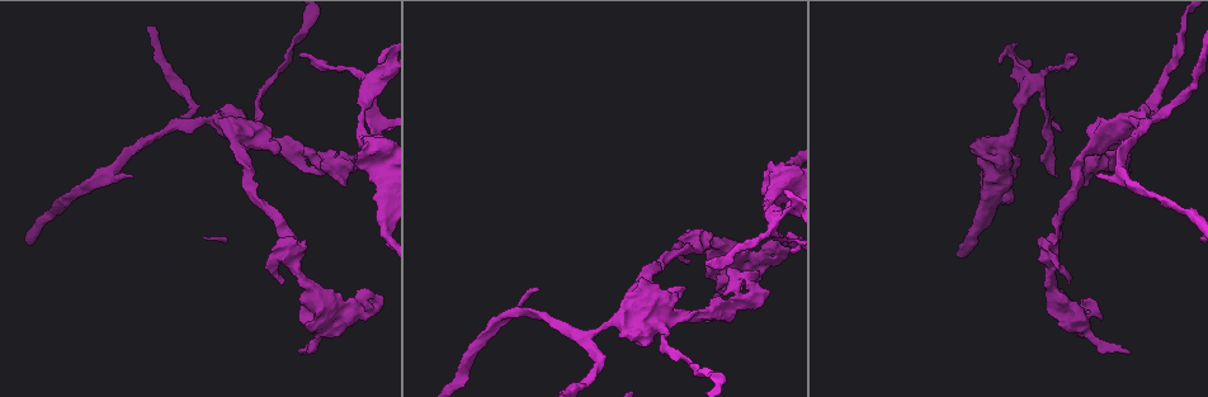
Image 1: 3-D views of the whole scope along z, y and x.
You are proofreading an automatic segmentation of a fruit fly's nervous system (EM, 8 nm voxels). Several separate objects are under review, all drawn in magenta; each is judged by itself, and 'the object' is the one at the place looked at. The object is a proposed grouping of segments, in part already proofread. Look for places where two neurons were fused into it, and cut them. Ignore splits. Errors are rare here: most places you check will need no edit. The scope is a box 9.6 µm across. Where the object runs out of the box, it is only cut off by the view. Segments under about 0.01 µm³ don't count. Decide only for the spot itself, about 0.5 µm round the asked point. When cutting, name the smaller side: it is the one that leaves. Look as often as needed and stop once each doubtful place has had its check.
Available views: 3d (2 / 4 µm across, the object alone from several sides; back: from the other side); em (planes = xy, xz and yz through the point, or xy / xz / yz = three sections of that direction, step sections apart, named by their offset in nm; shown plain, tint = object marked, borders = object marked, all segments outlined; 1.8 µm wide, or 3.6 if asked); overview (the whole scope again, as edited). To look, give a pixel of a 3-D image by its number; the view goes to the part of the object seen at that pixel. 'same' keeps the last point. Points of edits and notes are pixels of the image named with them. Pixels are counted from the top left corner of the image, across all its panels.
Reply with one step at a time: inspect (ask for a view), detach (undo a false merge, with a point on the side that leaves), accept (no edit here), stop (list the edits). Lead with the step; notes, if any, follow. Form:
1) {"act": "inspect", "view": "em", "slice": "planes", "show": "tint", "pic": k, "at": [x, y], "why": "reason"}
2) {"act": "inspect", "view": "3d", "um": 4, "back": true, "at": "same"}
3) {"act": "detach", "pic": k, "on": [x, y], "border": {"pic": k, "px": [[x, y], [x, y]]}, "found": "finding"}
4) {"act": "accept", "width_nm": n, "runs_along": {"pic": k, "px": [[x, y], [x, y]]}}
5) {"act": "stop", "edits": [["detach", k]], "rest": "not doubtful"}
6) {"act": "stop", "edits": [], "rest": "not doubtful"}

{"act": "inspect", "view": "3d", "um": 4, "pic": 1, "at": [231, 129], "why": "arms run side by side"}

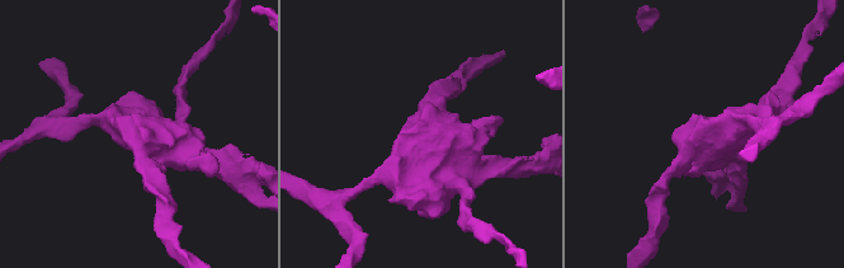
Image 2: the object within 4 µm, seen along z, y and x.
{"act": "inspect", "view": "em", "um": 3.6, "slice": "yz", "step": 4, "show": "tint", "pic": 2, "at": [135, 131], "why": "shape alone is not enough"}

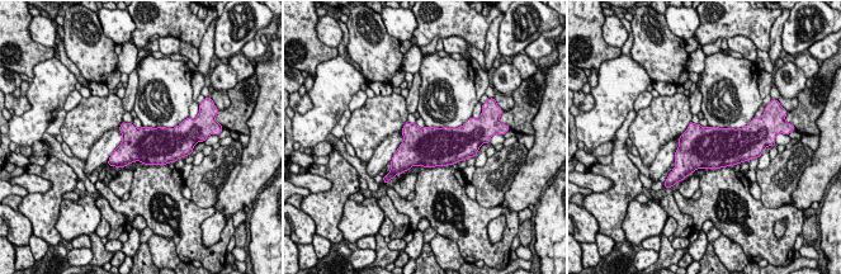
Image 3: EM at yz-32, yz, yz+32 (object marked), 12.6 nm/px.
{"act": "inspect", "view": "em", "um": 3.6, "slice": "planes", "show": "tint", "at": "same"}

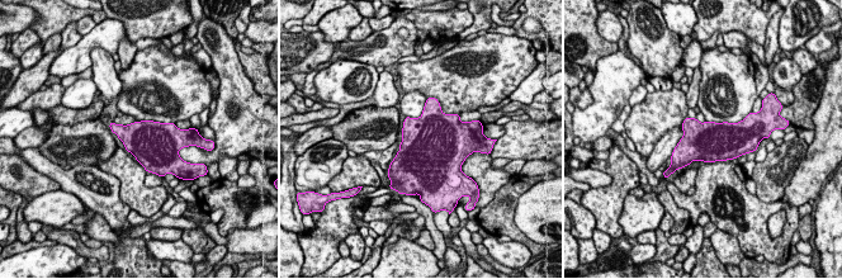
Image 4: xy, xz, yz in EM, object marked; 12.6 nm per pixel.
{"act": "accept", "found": "all the same neuron"}

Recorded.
{"act": "inspect", "view": "3d", "um": 4, "pic": 1, "at": [737, 305], "why": "three arms meet"}

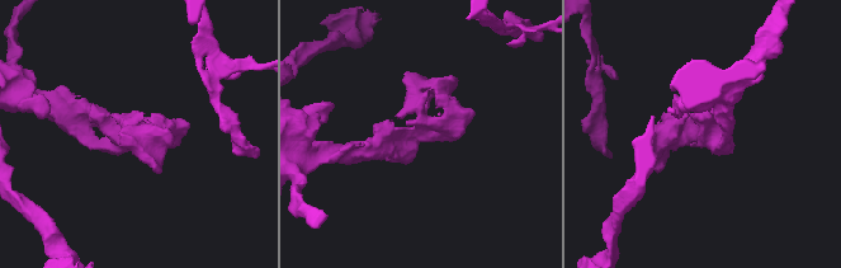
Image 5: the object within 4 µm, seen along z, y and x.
{"act": "inspect", "view": "em", "slice": "yz", "step": 4, "show": "tint", "pic": 5, "at": [419, 133], "arms": 3, "arm_widths_nm": [190, 240, 240], "why": "need the tissue"}

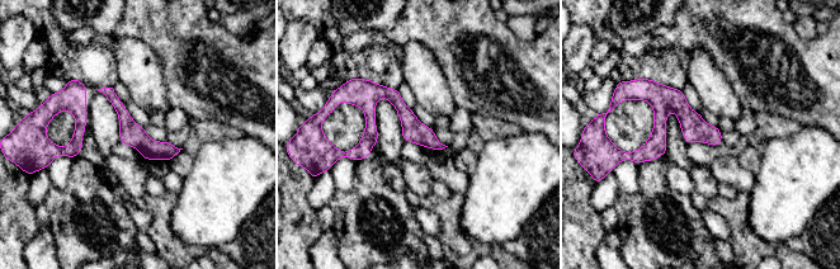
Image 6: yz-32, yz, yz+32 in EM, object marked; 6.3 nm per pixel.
{"act": "inspect", "view": "em", "slice": "planes", "show": "tint", "at": "same"}

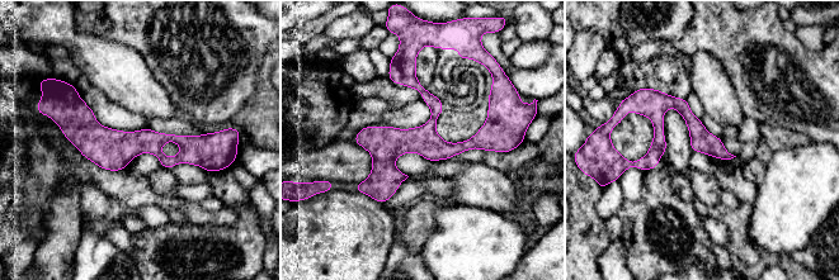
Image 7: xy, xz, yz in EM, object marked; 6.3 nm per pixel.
{"act": "accept", "runs_along": {"pic": 7, "px": [[65, 123], [94, 141], [215, 136]]}, "found": "all the same neuron"}

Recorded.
{"act": "inspect", "view": "3d", "um": 4, "back": true, "pic": 1, "at": [378, 146], "why": "sudden change in width"}

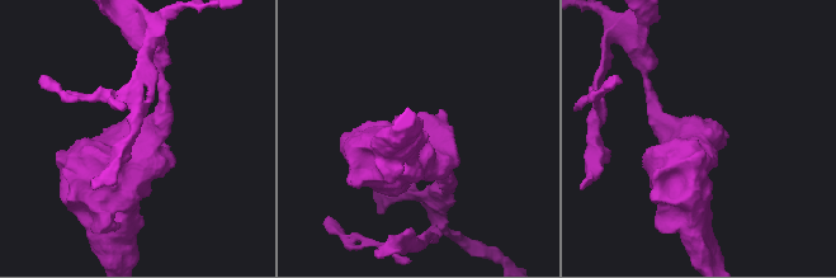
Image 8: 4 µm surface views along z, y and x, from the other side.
{"act": "inspect", "view": "em", "um": 3.6, "slice": "planes", "show": "tint", "pic": 8, "at": [686, 136], "why": "shape alone is not enough"}

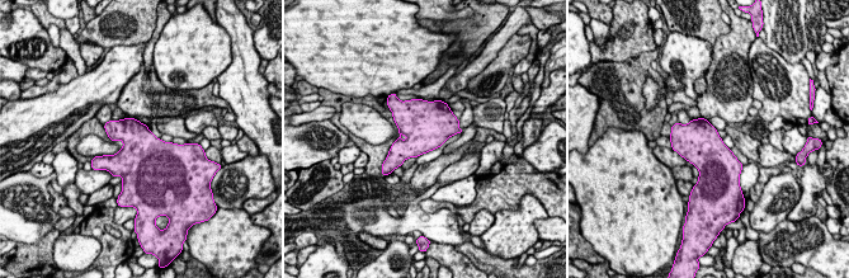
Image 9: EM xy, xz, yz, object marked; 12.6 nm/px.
{"act": "accept", "found": "one neuron here"}

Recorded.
{"act": "inspect", "view": "em", "slice": "planes", "show": "tint", "pic": 1, "at": [1026, 88], "why": "four-way junction"}

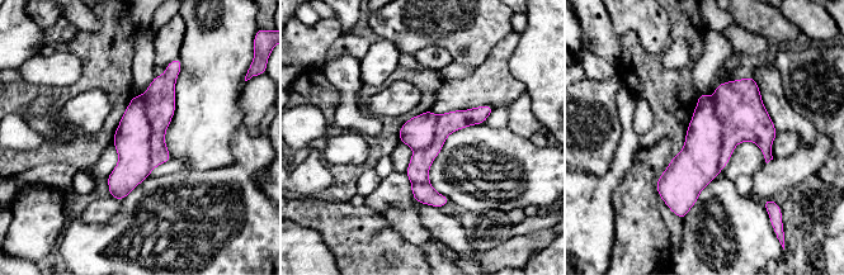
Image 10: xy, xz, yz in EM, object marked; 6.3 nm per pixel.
{"act": "detach", "pic": 10, "on": [159, 99], "width_nm": 260, "border": {"pic": 10, "px": [[142, 95], [150, 126], [152, 166]]}, "found": "a second neuron is stuck on"}

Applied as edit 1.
{"act": "inspect", "view": "em", "um": 3.6, "slice": "xy", "step": 4, "show": "tint", "pic": 1, "at": [729, 249], "why": "a narrow waist"}

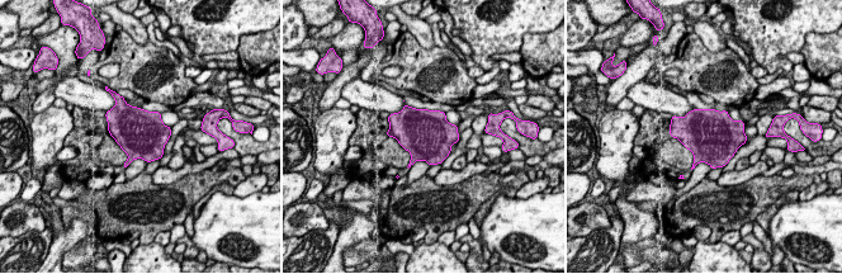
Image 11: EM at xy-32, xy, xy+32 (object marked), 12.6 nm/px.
{"act": "inspect", "view": "em", "um": 3.6, "slice": "planes", "show": "tint", "at": "same"}

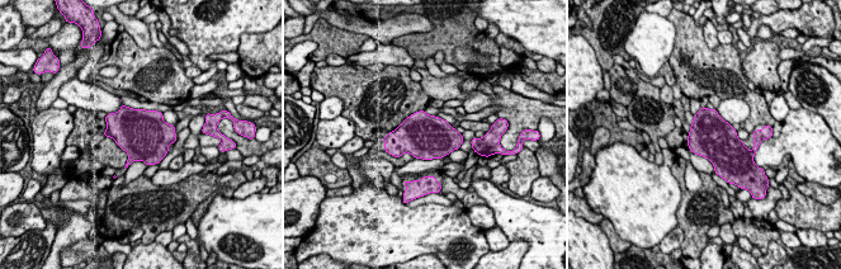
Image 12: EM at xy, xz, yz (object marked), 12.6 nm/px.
{"act": "accept", "width_nm": 550, "found": "one neuron here"}

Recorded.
{"act": "inspect", "view": "em", "slice": "planes", "show": "plain", "pic": 1, "at": [694, 242], "why": "abrupt turn"}

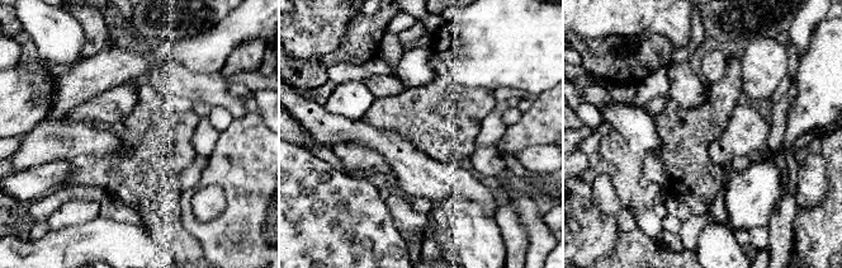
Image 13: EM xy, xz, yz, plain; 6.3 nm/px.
{"act": "inspect", "view": "em", "slice": "planes", "show": "borders", "at": "same"}

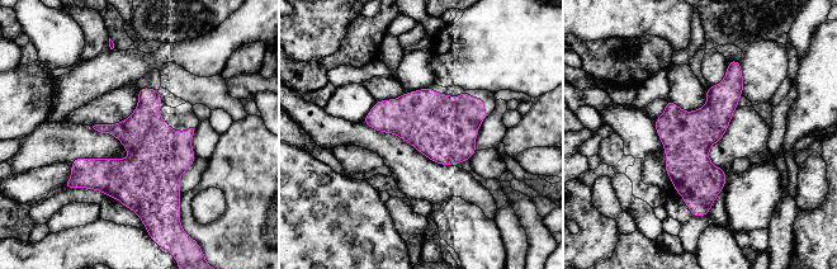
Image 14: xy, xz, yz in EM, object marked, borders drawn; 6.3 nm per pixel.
{"act": "accept", "runs_along": {"pic": 14, "px": [[732, 65], [699, 132], [699, 212]]}, "found": "all the same neuron"}

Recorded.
{"act": "stop", "edits": [["detach", 10]], "rest": "not doubtful"}

